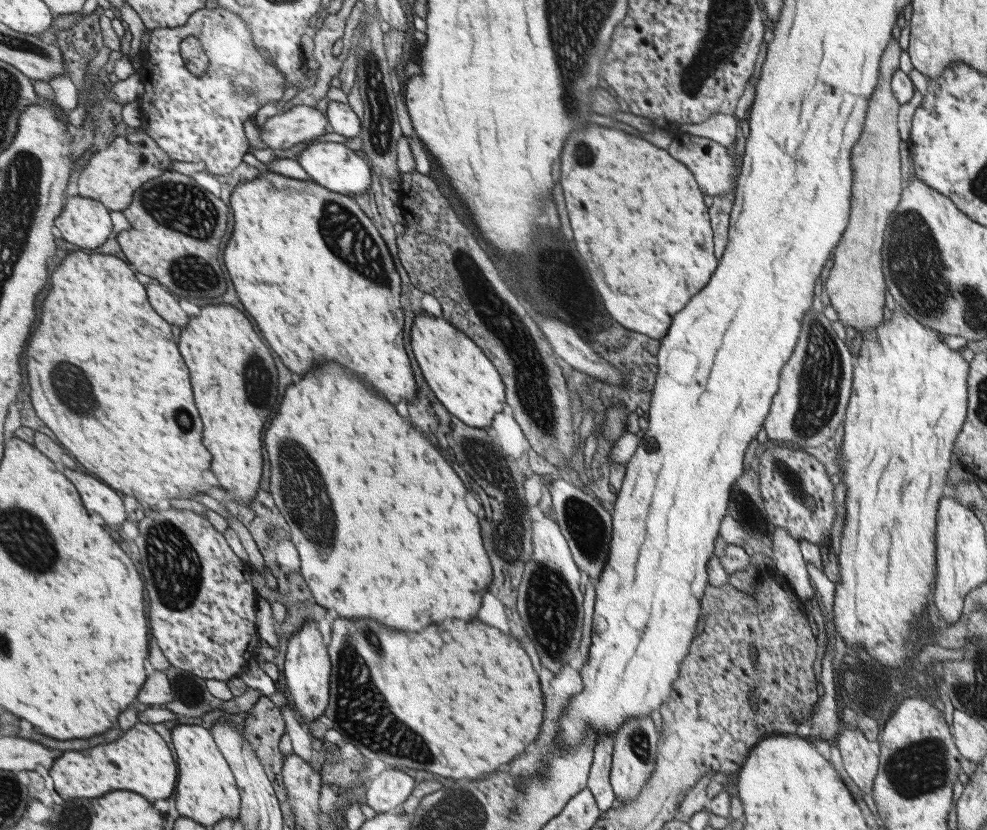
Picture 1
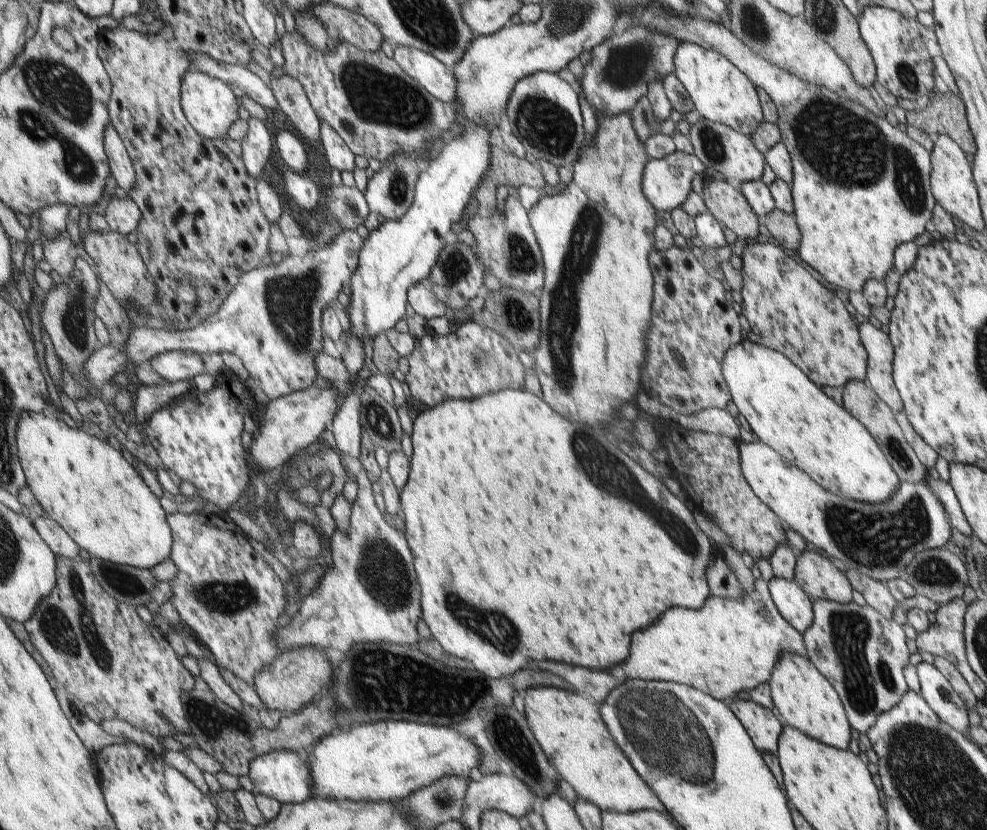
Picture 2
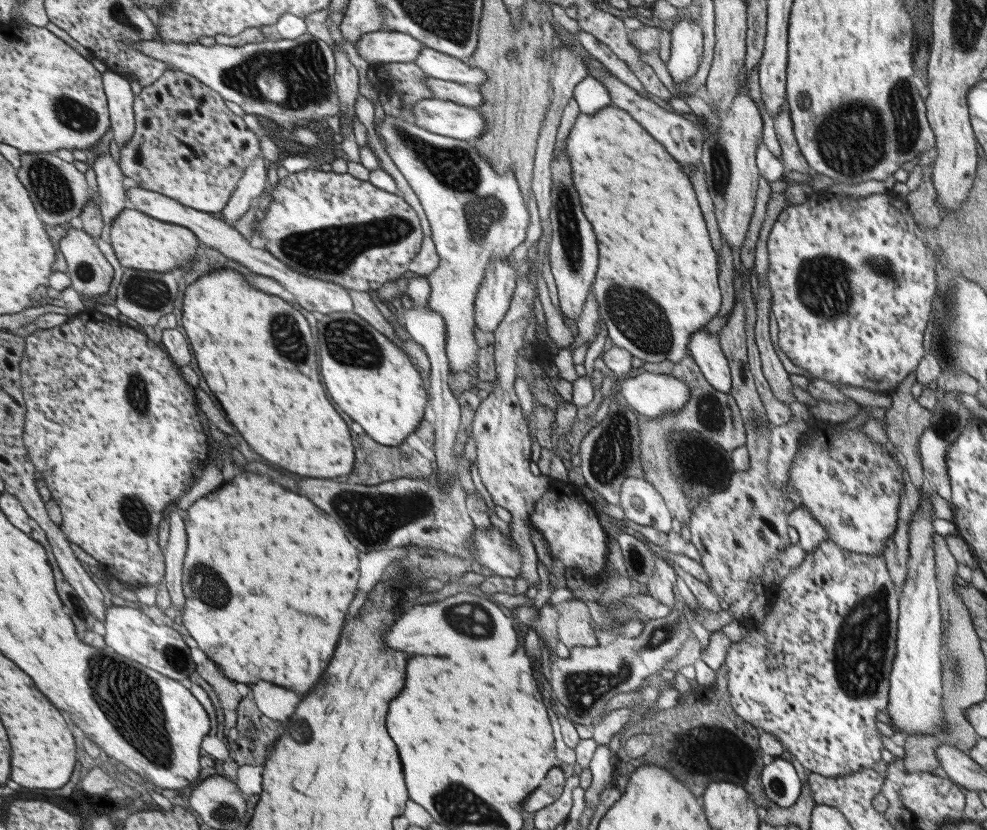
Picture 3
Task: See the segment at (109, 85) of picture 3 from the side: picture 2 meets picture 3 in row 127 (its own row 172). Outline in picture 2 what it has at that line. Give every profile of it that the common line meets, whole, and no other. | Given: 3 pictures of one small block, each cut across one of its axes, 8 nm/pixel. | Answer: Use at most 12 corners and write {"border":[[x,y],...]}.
{"border":[[112,124],[106,152],[117,186],[127,193],[138,184],[123,140]]}

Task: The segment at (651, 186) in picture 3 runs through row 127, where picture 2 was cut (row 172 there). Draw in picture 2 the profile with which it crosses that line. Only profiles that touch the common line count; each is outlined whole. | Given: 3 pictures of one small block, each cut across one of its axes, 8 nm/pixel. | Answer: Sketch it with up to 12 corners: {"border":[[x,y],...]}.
{"border":[[628,112],[529,213],[546,403],[637,392],[655,214]]}

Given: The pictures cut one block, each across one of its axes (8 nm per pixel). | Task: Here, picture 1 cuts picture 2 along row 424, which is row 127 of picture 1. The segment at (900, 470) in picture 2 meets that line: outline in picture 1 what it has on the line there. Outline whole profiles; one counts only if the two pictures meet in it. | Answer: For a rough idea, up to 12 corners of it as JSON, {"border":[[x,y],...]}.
{"border":[[897,40],[850,154],[849,220],[825,281],[838,320],[883,320],[889,214],[903,200]]}

